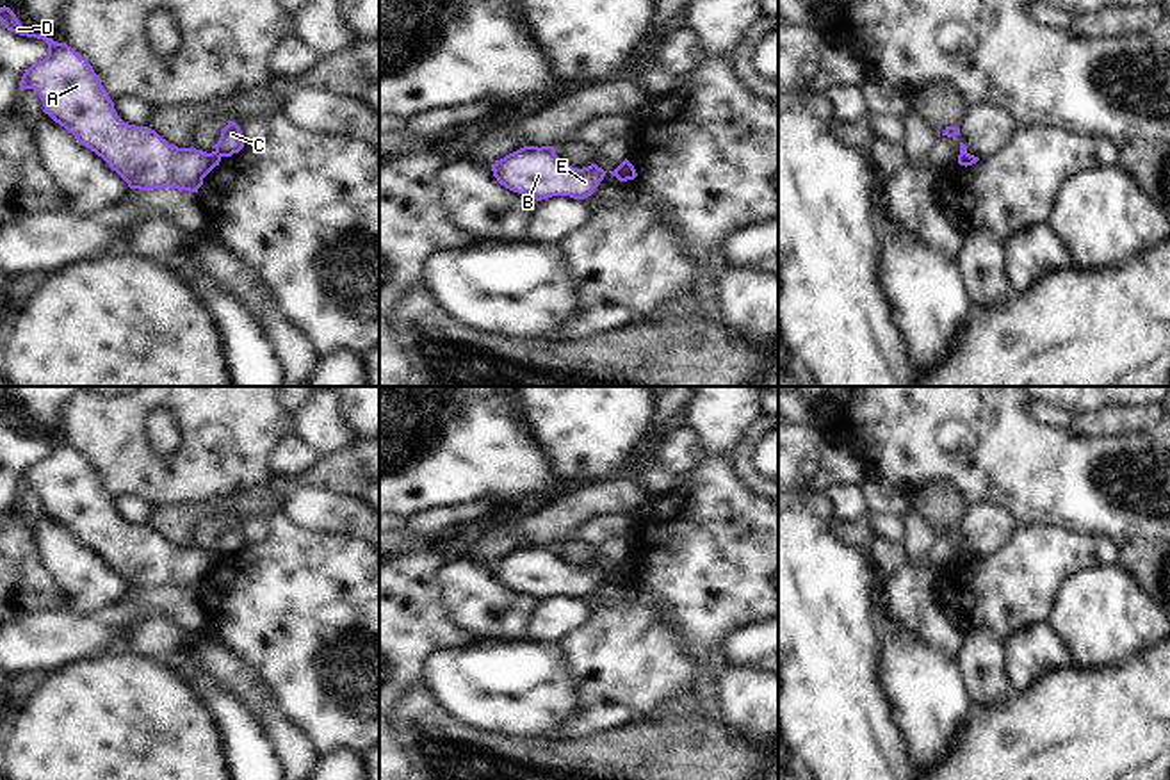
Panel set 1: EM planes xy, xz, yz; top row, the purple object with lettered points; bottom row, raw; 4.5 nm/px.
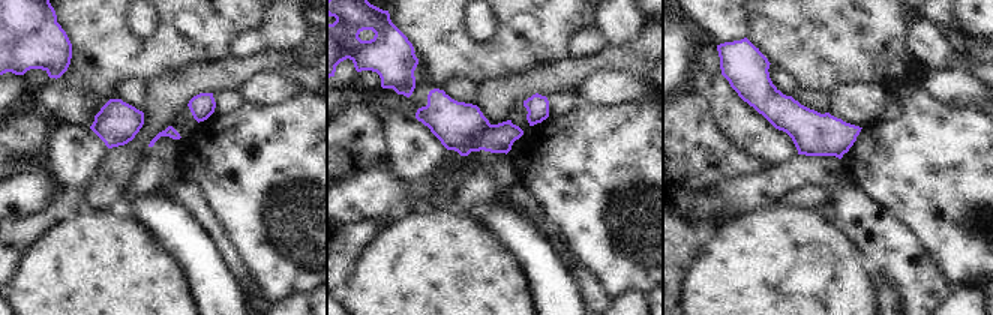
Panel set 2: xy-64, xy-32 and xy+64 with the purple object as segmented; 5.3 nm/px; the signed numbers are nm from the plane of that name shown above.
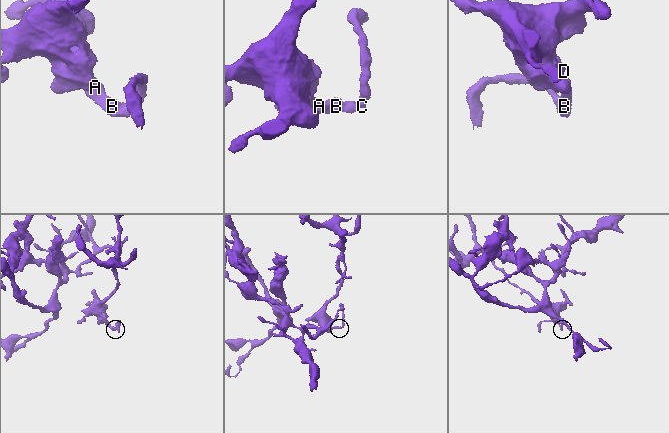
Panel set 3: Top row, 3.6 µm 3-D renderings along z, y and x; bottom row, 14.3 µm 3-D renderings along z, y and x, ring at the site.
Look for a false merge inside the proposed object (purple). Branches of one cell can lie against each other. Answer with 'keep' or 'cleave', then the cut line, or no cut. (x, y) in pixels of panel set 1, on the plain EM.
cleave; cut in xy along (214, 551), (219, 556)

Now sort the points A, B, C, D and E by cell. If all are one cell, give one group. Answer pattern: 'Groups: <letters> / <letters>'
Groups: A B D E / C.

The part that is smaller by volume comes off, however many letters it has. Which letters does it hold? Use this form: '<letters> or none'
C

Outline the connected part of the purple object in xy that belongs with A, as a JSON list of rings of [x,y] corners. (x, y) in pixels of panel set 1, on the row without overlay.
[[[0,406],[0,420],[7,429],[43,438],[48,443],[48,454],[32,463],[21,475],[21,488],[34,488],[48,513],[55,522],[64,525],[77,536],[80,543],[102,556],[112,570],[116,570],[130,588],[178,588],[198,591],[203,584],[203,577],[221,561],[221,556],[212,550],[207,552],[196,547],[178,547],[162,538],[155,529],[148,525],[135,525],[125,522],[103,488],[100,475],[93,465],[66,442],[55,442],[43,433],[28,433],[9,406]]]

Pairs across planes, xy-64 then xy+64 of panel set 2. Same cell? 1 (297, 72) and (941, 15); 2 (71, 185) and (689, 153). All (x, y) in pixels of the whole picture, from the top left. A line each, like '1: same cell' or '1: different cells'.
1: same cell
2: different cells

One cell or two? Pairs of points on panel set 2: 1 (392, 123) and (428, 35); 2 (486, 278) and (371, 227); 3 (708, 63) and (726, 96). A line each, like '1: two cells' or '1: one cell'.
1: two cells
2: two cells
3: one cell

